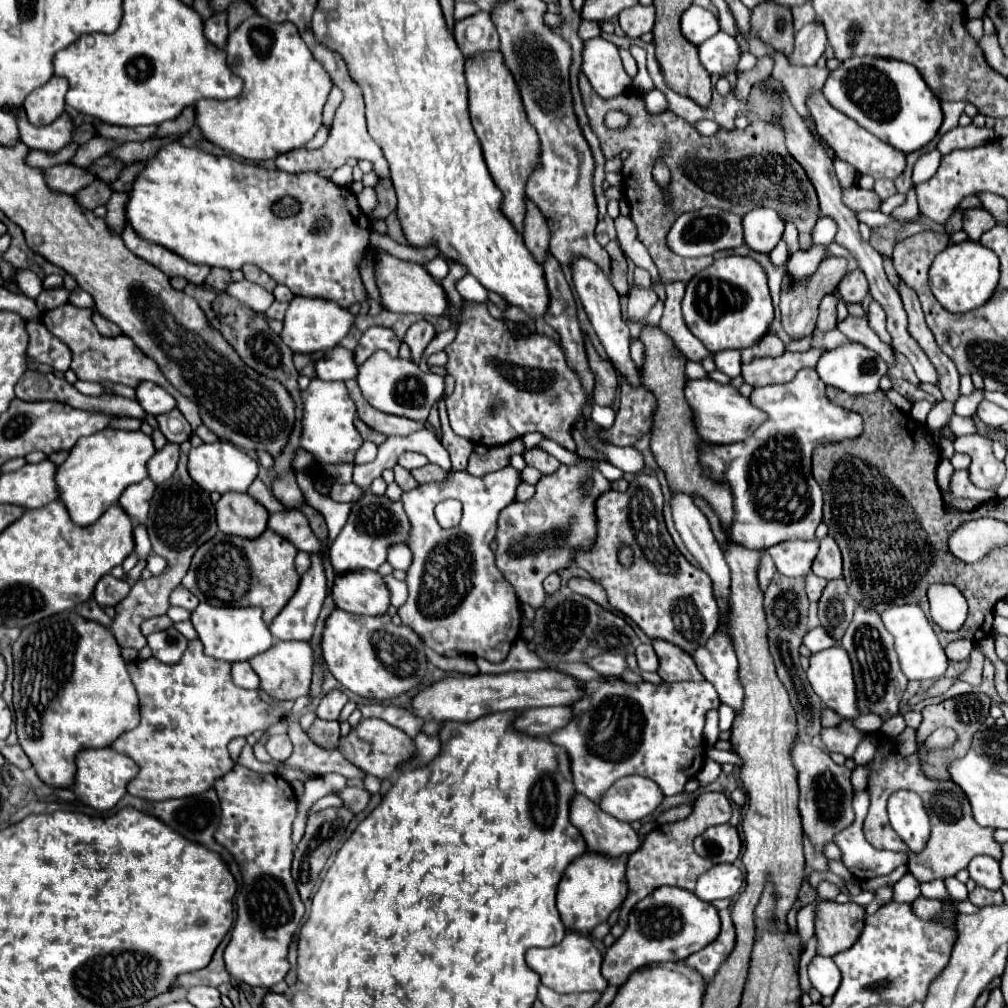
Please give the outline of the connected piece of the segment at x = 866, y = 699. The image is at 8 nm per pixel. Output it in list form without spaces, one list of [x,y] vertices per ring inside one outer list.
[[[857,606],[855,618],[849,624],[845,636],[841,638],[841,646],[847,650],[857,690],[857,708],[861,714],[877,714],[881,720],[889,720],[899,712],[901,696],[907,688],[907,678],[901,672],[897,652],[893,648],[893,636],[889,636],[887,628],[881,622],[881,616],[875,610]]]

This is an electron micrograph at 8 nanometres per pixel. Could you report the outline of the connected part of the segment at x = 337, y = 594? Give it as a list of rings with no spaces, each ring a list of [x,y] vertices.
[[[373,572],[339,574],[333,584],[335,606],[363,616],[381,616],[389,608],[389,588],[383,578]]]

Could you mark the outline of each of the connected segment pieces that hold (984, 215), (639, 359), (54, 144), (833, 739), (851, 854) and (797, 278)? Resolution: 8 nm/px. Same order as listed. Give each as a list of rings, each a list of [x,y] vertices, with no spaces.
[[[967,208],[967,210],[963,210],[963,230],[967,232],[969,240],[979,240],[981,234],[985,234],[995,224],[997,224],[995,218],[985,208]]]
[[[635,340],[631,344],[631,360],[635,362],[639,374],[641,374],[641,368],[643,368],[643,362],[645,362],[645,348],[643,348],[643,342],[641,340]]]
[[[63,114],[61,120],[55,120],[53,124],[45,126],[45,128],[37,128],[37,126],[29,124],[25,120],[25,116],[21,116],[19,128],[21,128],[21,140],[29,148],[47,150],[47,152],[57,152],[65,144],[69,144],[71,132],[73,132],[73,124],[71,124],[71,118],[67,114]]]
[[[843,720],[839,728],[823,728],[821,738],[831,752],[841,752],[841,754],[853,754],[857,744],[863,740],[865,732],[853,728],[851,720]]]
[[[859,790],[853,796],[853,810],[855,810],[855,822],[851,826],[847,826],[845,830],[841,830],[839,834],[835,834],[833,842],[839,846],[841,850],[841,862],[845,864],[845,868],[857,878],[857,880],[871,880],[877,876],[885,876],[889,872],[893,872],[897,866],[907,862],[907,854],[901,852],[889,852],[889,850],[877,850],[873,848],[865,836],[863,836],[863,820],[867,816],[867,808],[869,808],[869,792],[867,790]]]
[[[813,246],[809,250],[795,252],[787,262],[787,274],[791,282],[795,284],[811,278],[817,270],[817,264],[823,260],[823,254],[825,254],[825,246]]]

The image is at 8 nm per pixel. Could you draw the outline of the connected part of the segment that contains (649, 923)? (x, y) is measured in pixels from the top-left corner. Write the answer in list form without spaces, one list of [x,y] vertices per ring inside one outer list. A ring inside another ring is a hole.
[[[661,886],[645,900],[637,902],[629,914],[629,926],[623,936],[607,948],[603,956],[603,976],[609,984],[621,986],[629,974],[641,966],[653,962],[685,960],[711,944],[721,930],[717,908],[709,902],[699,900],[693,892],[677,886]]]

